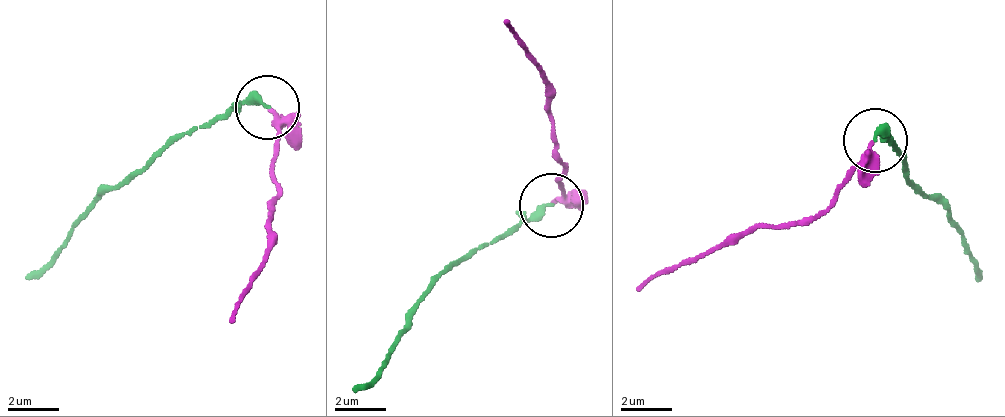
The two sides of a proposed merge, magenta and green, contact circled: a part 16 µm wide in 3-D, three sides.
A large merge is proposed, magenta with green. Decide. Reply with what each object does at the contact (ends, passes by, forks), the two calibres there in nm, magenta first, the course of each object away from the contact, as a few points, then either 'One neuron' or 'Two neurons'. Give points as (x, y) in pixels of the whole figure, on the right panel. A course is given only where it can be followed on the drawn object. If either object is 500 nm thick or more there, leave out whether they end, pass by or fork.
At the ring magenta passes by. At the ring green ends. Thickness 180 nm (magenta) against 320 nm. Course of magenta: (873, 138), (862, 166), (823, 209), (802, 219), (732, 232), (636, 291). Course of green: (873, 138), (882, 130), (903, 178), (953, 220), (984, 279). Two neurons

